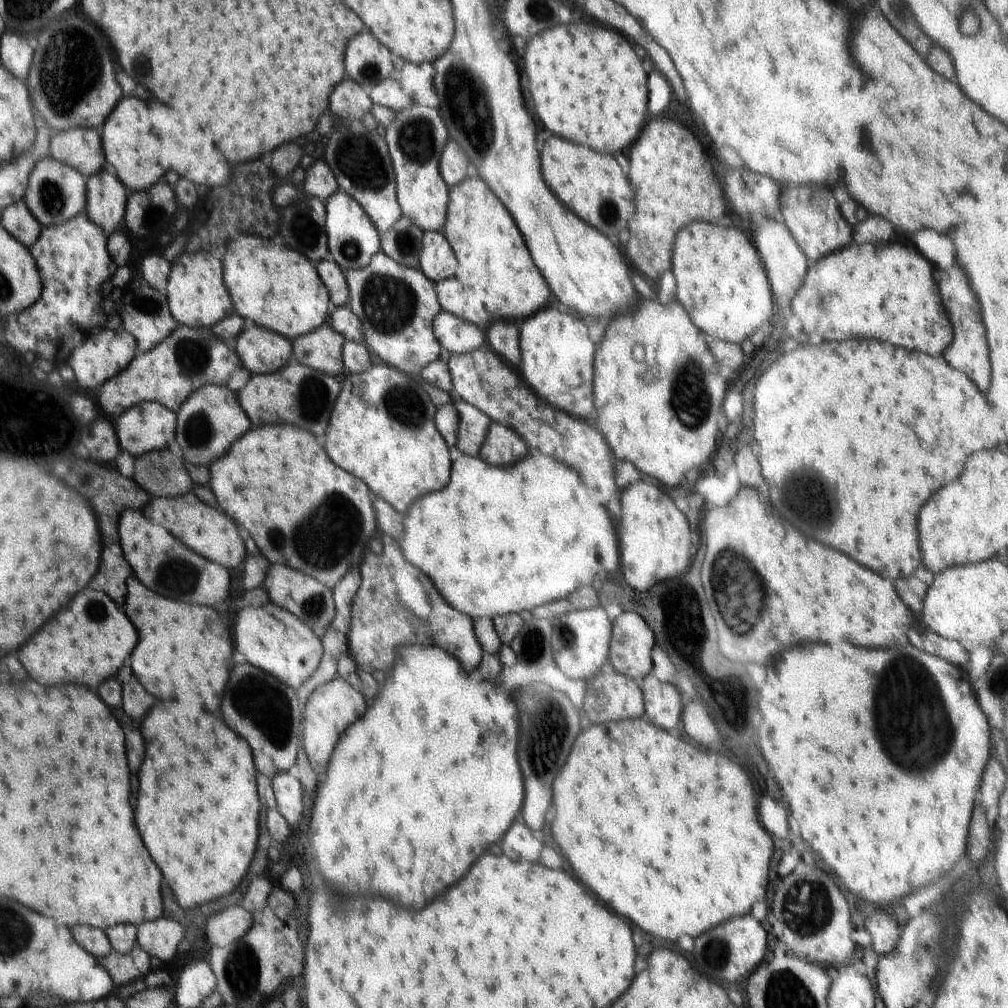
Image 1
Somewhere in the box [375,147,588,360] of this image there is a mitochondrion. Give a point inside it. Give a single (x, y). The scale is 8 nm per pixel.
(405, 241)

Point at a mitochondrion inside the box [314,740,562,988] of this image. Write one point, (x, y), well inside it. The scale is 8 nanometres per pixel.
(337, 907)

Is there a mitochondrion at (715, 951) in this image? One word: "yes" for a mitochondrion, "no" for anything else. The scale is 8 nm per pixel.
yes

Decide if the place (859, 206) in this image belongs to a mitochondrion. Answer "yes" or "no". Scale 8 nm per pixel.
no

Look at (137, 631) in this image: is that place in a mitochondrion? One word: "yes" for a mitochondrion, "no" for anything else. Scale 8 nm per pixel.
no

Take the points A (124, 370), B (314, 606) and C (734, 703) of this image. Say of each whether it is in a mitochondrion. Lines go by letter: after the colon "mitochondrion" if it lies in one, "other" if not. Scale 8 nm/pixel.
A: other
B: mitochondrion
C: mitochondrion

